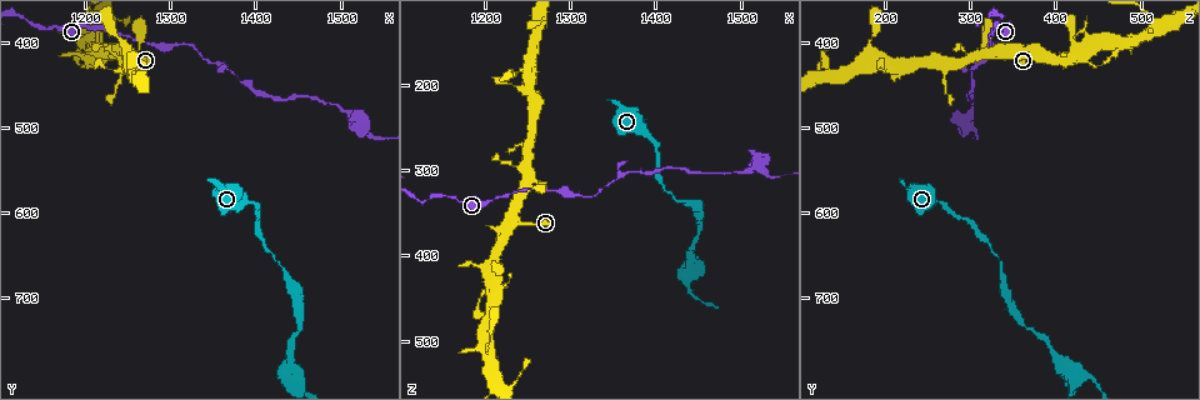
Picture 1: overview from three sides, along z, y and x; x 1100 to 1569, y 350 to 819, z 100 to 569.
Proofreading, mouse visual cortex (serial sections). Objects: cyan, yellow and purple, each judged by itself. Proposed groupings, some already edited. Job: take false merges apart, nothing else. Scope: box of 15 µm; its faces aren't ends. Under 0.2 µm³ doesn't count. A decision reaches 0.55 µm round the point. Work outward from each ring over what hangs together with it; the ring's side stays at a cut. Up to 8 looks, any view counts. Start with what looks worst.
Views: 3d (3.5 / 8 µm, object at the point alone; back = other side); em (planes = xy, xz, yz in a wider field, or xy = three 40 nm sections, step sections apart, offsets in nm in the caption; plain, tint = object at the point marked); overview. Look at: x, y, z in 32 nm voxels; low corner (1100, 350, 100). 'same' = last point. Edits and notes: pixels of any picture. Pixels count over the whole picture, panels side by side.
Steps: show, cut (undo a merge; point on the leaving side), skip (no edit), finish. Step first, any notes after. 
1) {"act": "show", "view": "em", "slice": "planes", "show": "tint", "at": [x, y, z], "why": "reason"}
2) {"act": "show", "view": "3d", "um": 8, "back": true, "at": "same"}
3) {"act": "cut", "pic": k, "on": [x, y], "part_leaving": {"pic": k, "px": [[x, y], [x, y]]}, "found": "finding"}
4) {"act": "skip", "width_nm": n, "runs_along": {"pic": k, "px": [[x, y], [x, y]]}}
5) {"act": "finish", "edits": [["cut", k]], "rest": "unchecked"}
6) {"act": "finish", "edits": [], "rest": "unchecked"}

{"act": "show", "view": "3d", "um": 3.5, "at": [1320, 405, 335], "why": "sharp bend"}

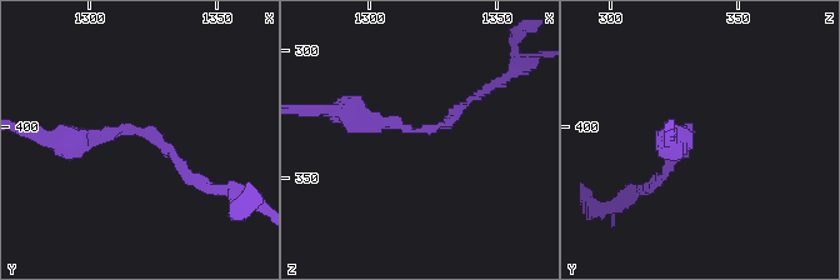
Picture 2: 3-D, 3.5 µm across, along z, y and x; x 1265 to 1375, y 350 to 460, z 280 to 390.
{"act": "show", "view": "em", "slice": "xy", "step": 2, "show": "tint", "at": [1323, 401, 330], "arm_widths_nm": [150, 250]}

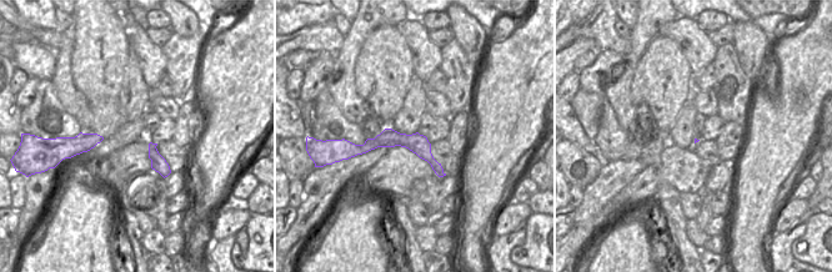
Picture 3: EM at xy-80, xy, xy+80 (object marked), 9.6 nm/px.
{"act": "skip", "runs_along": {"pic": 3, "px": [[362, 150], [411, 141], [440, 172]]}, "found": "continuous, no second cell"}

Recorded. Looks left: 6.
{"act": "show", "view": "3d", "um": 3.5, "at": [1445, 795, 415], "why": "arms run side by side"}

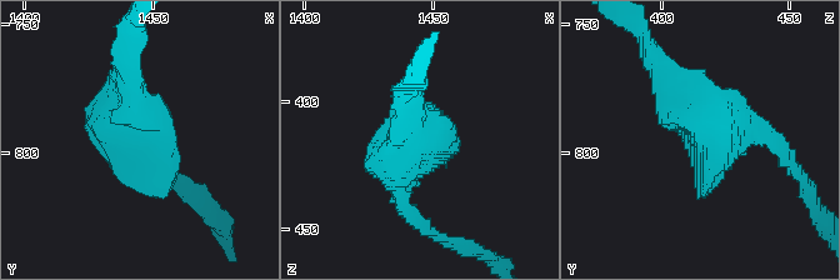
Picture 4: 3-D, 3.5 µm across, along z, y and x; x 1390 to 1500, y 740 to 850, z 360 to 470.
{"act": "skip", "arms": 4, "runs_along": {"pic": 4, "px": [[653, 63], [714, 124], [781, 146]]}, "found": "continuous, no second cell"}

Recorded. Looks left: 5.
{"act": "show", "view": "3d", "um": 8, "at": [1375, 435, 300], "why": "thin neck"}

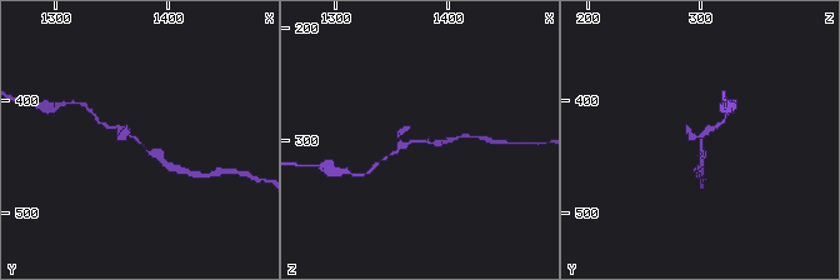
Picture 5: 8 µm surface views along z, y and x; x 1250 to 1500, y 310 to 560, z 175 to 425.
{"act": "show", "view": "3d", "um": 3.5, "at": [1374, 436, 300], "why": "closer look"}

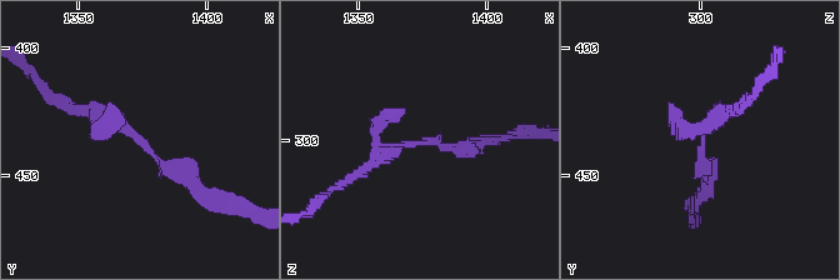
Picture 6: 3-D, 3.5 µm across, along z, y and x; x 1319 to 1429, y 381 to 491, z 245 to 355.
{"act": "show", "view": "em", "slice": "xy", "step": 2, "show": "tint", "at": [1373, 438, 301], "arm_widths_nm": [150, 250]}

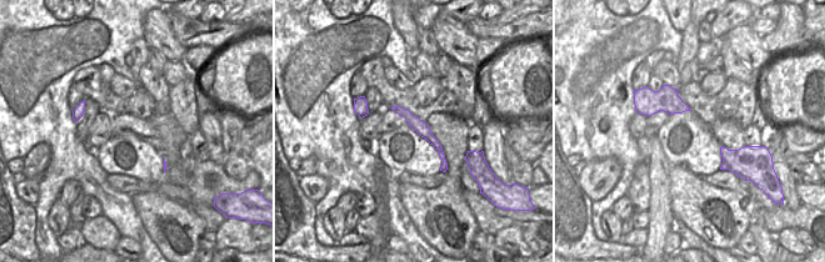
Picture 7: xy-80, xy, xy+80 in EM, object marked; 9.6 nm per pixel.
{"act": "skip", "runs_along": {"pic": 6, "px": [[74, 109], [120, 125], [200, 194]]}, "found": "one cell here"}

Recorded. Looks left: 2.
{"act": "show", "view": "3d", "um": 3.5, "at": [1155, 380, 330], "why": "thin neck"}

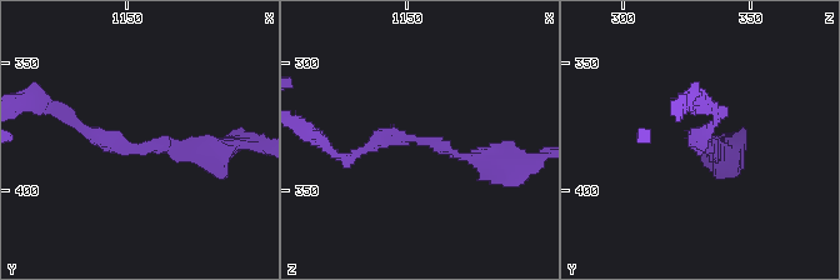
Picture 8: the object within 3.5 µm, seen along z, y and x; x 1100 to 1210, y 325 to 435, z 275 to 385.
{"act": "skip", "arm_widths_nm": [150, 200], "runs_along": {"pic": 8, "px": [[215, 156], [111, 145], [66, 115]]}, "found": "one cell here"}

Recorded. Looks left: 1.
{"act": "finish", "edits": [], "rest": "unchecked"}

